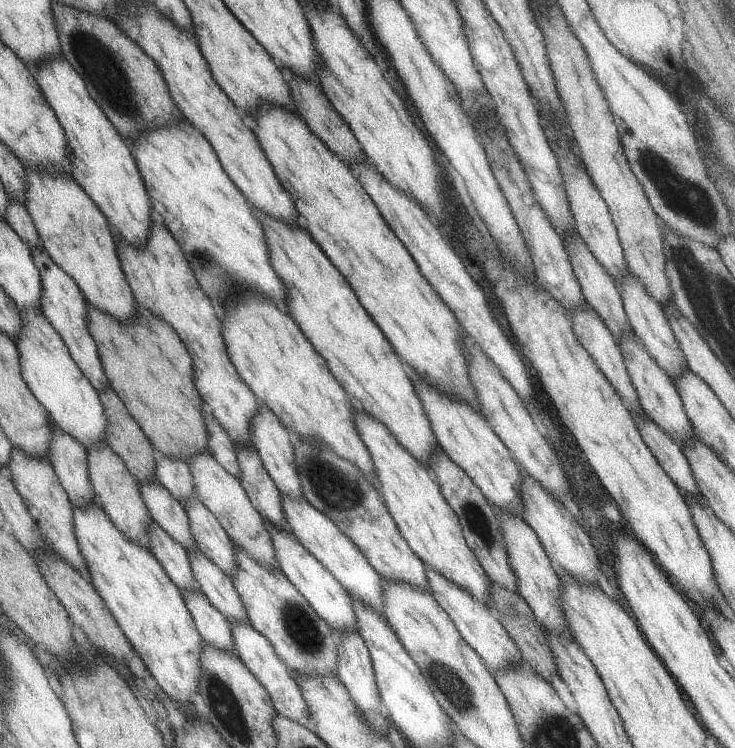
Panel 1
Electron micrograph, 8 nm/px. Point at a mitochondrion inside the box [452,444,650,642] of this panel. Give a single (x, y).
(478, 524)

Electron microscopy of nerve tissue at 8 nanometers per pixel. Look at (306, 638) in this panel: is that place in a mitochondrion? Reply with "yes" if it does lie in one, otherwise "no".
yes

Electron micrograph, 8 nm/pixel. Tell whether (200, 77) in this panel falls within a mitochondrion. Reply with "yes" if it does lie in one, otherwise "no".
no

